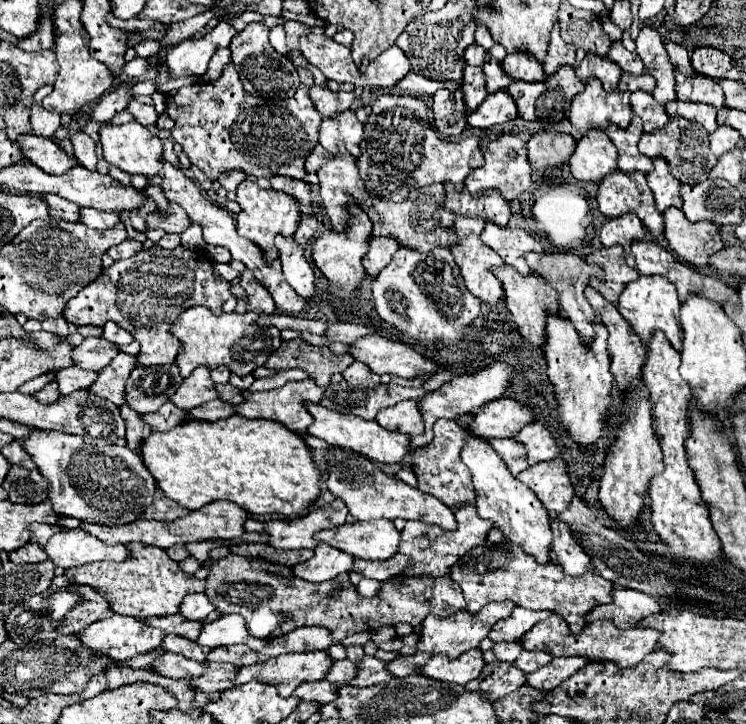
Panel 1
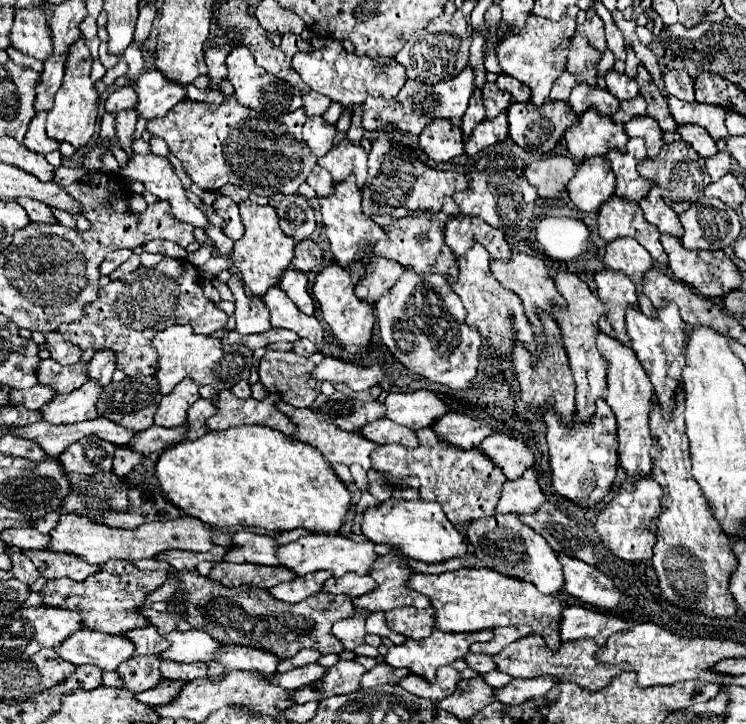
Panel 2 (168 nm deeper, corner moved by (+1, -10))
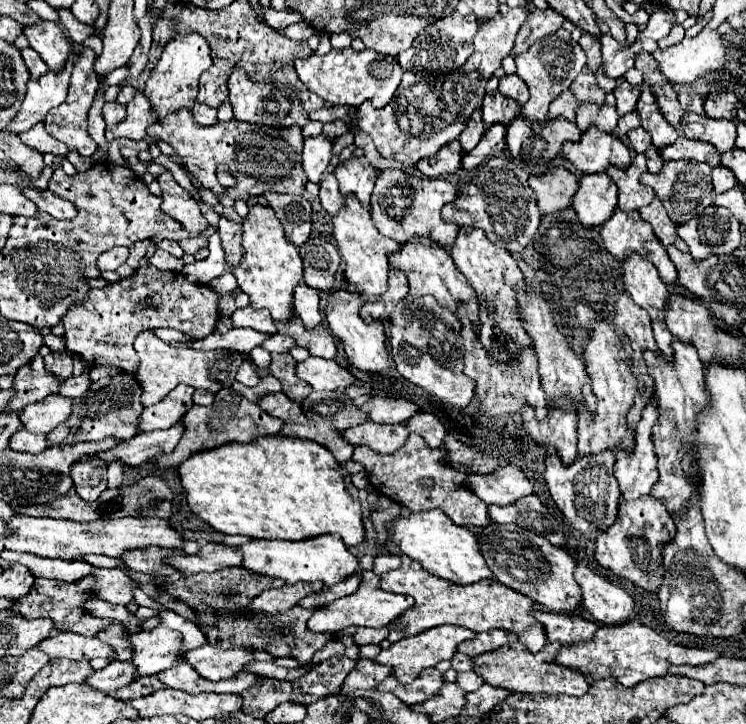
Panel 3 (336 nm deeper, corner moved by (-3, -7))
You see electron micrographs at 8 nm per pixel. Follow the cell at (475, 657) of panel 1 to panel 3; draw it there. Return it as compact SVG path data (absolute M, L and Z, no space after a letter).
M431 667L431 669L423 669L421 675L409 683L409 685L401 685L399 681L395 681L395 677L387 677L379 683L379 691L391 691L395 693L403 703L407 705L415 705L415 703L421 703L421 701L427 701L429 697L435 697L439 691L441 691L441 685L443 685L443 675Z

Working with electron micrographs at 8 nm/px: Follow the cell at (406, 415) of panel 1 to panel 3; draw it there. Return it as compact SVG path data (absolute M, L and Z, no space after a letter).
M365 421L357 427L345 429L343 437L357 447L367 445L377 453L395 453L405 445L409 429L405 425L377 425L373 421Z

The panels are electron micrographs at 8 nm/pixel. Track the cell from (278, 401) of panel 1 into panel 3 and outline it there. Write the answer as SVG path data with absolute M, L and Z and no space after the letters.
M231 387L221 389L215 395L215 403L209 405L209 407L193 405L185 413L183 421L185 421L187 433L183 435L183 439L179 441L179 445L175 447L175 451L171 455L159 455L159 457L153 459L159 467L177 467L189 453L195 453L195 451L213 449L217 445L231 443L231 441L247 443L247 441L253 441L261 435L277 435L281 431L281 421L277 421L273 415L265 413L257 403L247 401L243 395L239 395Z

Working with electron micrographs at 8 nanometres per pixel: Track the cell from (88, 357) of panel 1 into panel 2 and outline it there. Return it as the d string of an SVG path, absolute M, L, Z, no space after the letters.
M47 358L41 360L41 364L37 364L35 376L39 384L53 388L57 394L69 394L87 382L85 372L87 372L87 364L83 362L77 362L73 366L61 366L59 362Z

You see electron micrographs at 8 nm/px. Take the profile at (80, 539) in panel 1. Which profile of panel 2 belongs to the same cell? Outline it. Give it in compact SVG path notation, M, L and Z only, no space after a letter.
M23 550L23 554L37 566L39 574L45 580L63 578L63 576L69 576L73 580L85 580L99 568L99 566L85 564L85 560L77 560L77 556L55 554L49 550Z

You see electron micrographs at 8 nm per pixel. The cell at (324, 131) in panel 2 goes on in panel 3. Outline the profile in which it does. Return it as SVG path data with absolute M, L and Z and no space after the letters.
M323 133L317 137L305 139L303 169L305 169L309 181L313 181L313 183L321 181L321 175L331 161L331 149L333 149L333 139L329 139Z

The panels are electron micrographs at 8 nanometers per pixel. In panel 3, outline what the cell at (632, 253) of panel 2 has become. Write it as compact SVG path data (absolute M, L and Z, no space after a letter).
M629 253L629 257L621 259L623 269L623 283L625 291L631 295L631 299L641 305L653 323L653 333L659 351L669 359L673 355L671 339L663 317L665 317L665 299L667 299L667 285L661 281L655 265L649 265L645 257L639 253Z

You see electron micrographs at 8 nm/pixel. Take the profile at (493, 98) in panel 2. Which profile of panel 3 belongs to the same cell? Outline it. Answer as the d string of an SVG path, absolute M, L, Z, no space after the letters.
M493 91L493 93L487 93L485 99L483 99L483 123L485 125L493 125L493 123L503 123L503 125L509 125L517 113L519 113L519 105L517 101L513 101L511 97L505 97L501 95L499 91Z

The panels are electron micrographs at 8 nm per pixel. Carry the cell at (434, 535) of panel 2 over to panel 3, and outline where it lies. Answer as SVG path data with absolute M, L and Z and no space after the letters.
M441 509L411 513L409 517L399 515L397 519L393 519L393 529L389 531L389 537L393 545L401 549L403 555L419 561L421 567L433 575L439 575L459 585L477 583L481 579L493 579L491 569L479 553L475 533L471 533L467 527L449 521L449 517L445 517Z

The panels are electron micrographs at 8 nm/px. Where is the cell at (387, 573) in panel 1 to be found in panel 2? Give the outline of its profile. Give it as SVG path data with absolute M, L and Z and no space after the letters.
M349 572L349 576L341 576L341 580L325 580L321 592L329 594L347 594L347 596L361 596L373 588L373 578L371 576L357 576L355 572Z

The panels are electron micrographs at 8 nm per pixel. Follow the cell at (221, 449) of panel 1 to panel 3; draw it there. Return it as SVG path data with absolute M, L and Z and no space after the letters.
M275 435L257 437L249 445L221 445L221 449L209 449L209 453L193 453L179 465L179 479L191 511L225 535L299 541L323 533L339 533L345 545L353 547L363 541L361 503L357 501L357 489L347 487L347 479L335 469L335 463L329 449L315 441Z

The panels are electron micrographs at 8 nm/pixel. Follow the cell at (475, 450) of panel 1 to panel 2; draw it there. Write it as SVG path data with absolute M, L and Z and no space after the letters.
M495 514L493 518L473 520L467 528L467 538L475 548L473 552L477 556L477 566L485 566L499 574L531 582L541 594L551 596L563 590L565 578L557 554L541 534L521 524L521 520L517 520L517 514Z

